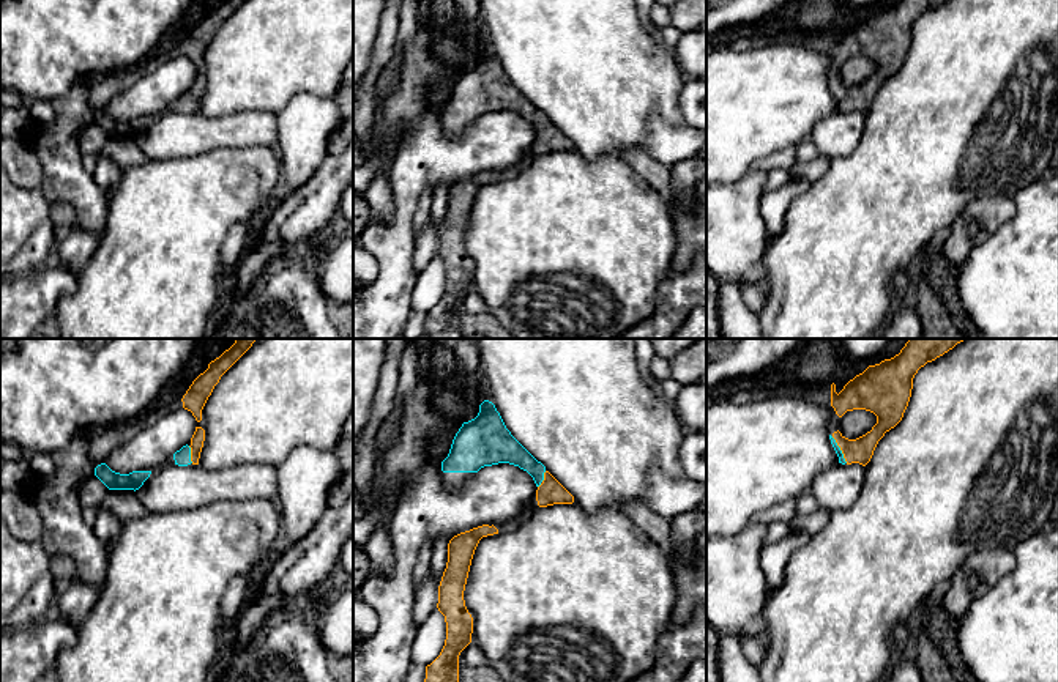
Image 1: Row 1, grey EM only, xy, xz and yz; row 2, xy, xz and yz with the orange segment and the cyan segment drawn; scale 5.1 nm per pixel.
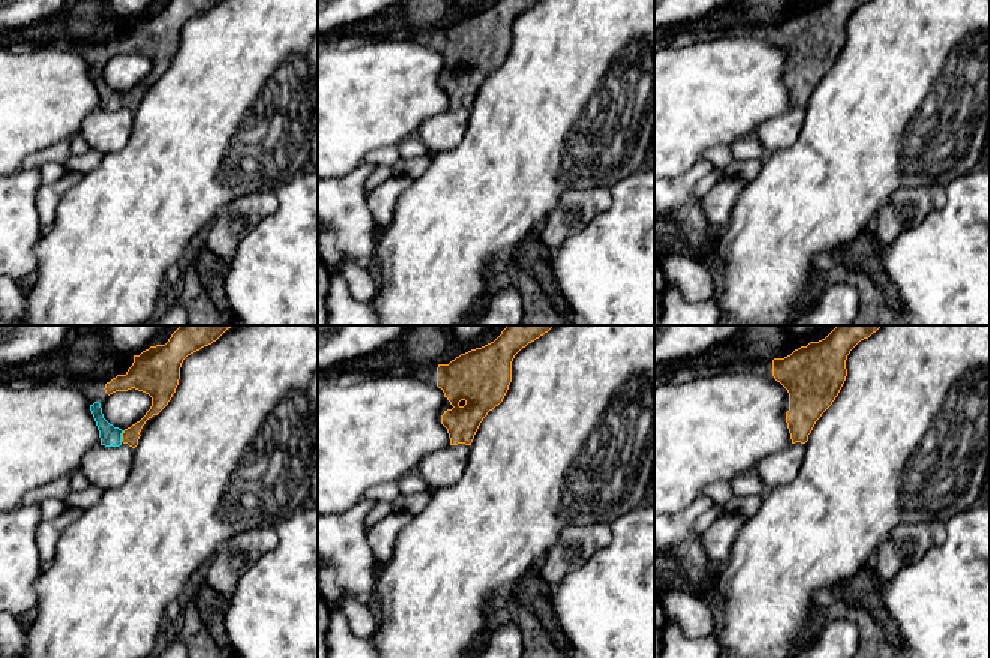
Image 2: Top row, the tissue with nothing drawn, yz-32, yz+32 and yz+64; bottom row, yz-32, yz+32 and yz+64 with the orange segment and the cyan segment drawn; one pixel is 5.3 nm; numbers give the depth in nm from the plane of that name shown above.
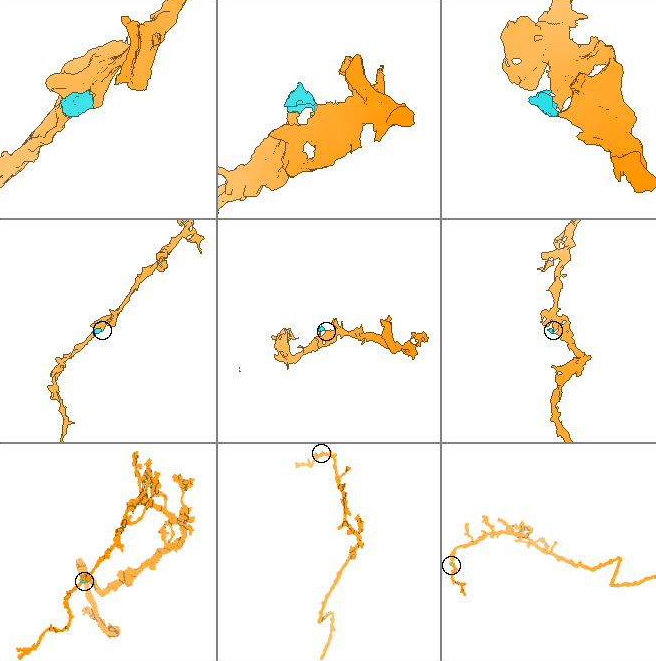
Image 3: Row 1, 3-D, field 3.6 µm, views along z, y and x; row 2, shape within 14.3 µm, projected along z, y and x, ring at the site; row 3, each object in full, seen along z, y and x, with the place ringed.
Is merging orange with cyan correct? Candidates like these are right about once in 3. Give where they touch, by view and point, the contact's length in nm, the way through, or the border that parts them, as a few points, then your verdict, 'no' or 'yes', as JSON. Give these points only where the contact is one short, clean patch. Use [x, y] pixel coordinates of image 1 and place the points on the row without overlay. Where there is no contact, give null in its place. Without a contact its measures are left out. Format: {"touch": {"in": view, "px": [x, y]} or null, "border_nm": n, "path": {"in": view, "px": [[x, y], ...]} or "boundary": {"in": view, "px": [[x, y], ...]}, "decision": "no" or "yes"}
{"touch": {"in": "yz", "px": [841, 96]}, "border_nm": 160, "decision": "yes"}

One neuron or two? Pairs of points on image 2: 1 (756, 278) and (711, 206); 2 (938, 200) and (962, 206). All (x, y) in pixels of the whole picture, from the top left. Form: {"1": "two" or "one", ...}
{"1": "two", "2": "two"}

